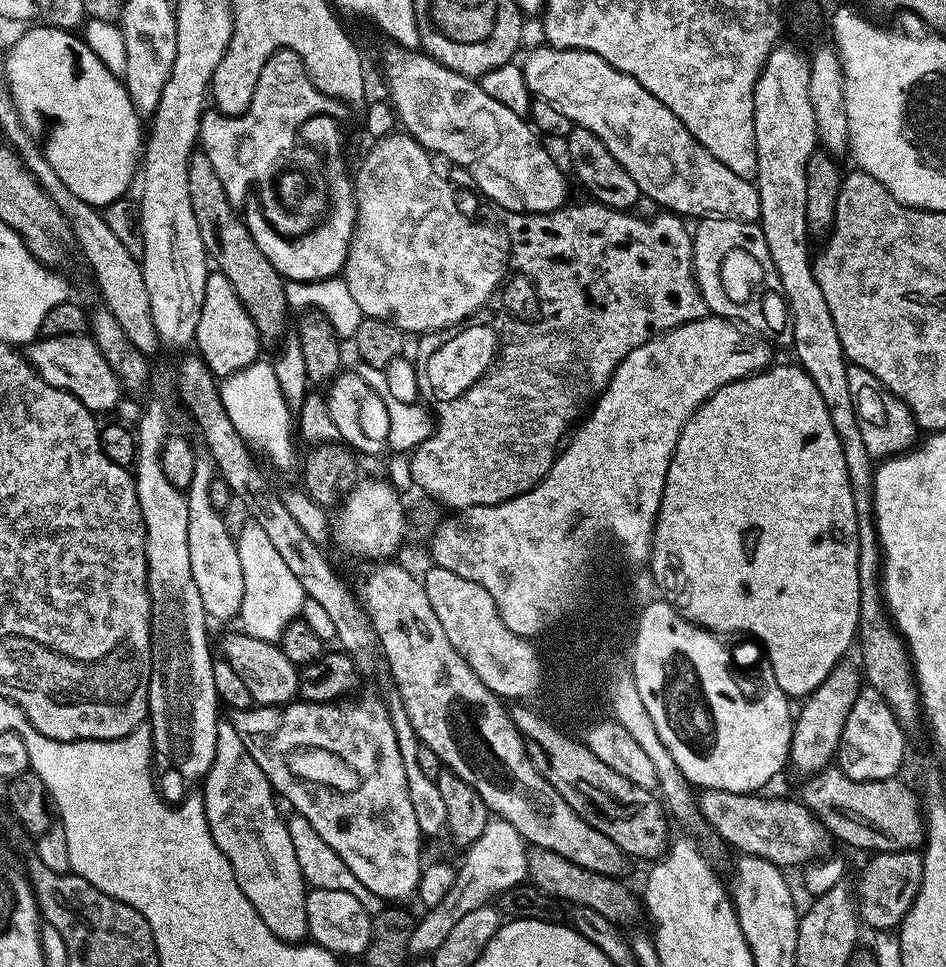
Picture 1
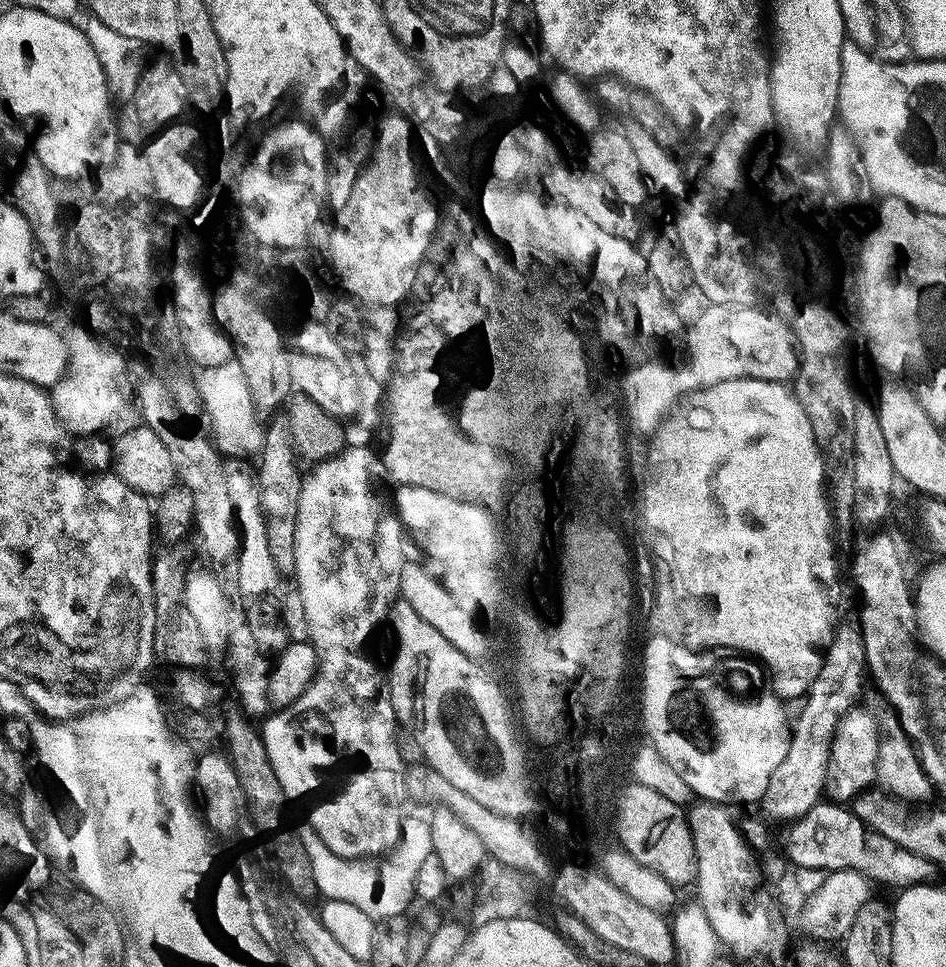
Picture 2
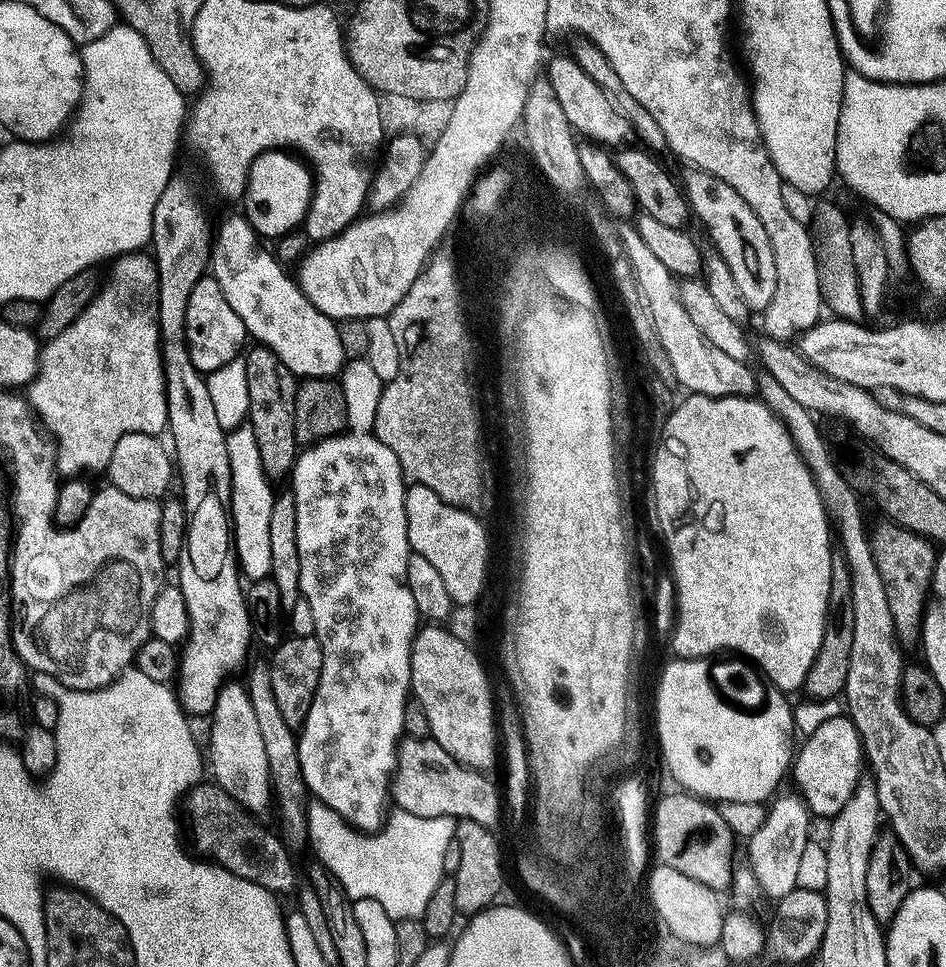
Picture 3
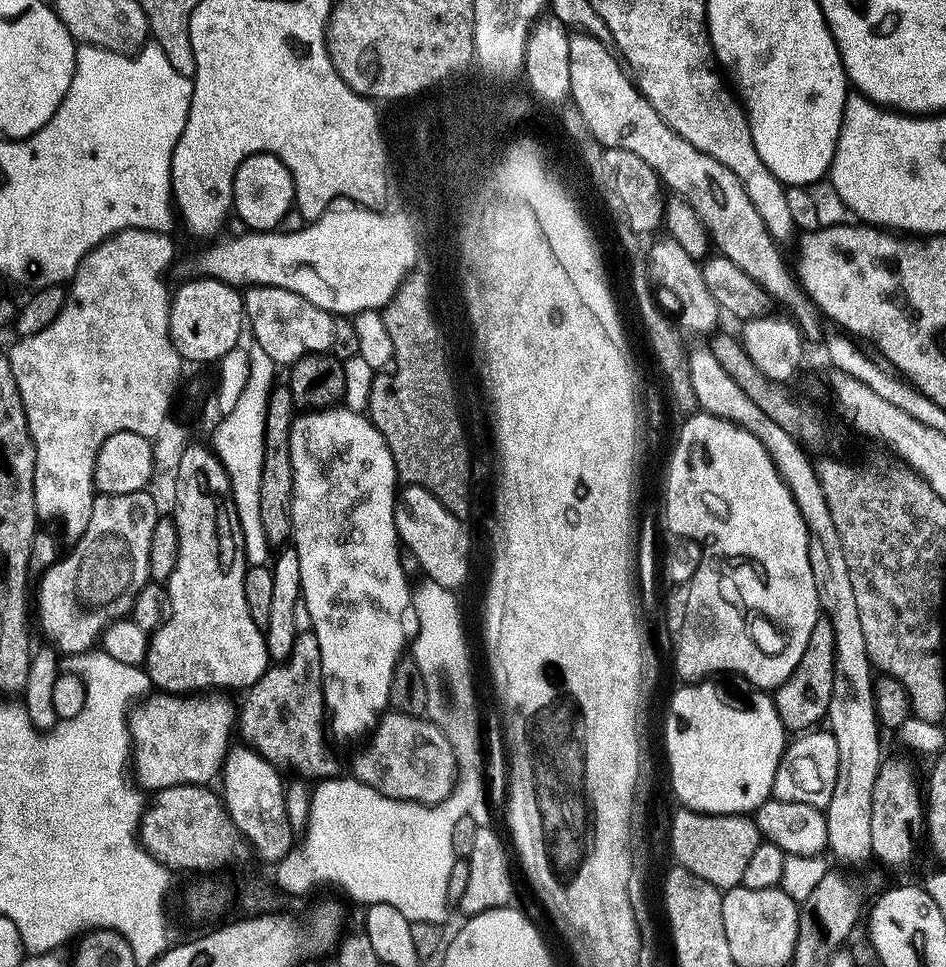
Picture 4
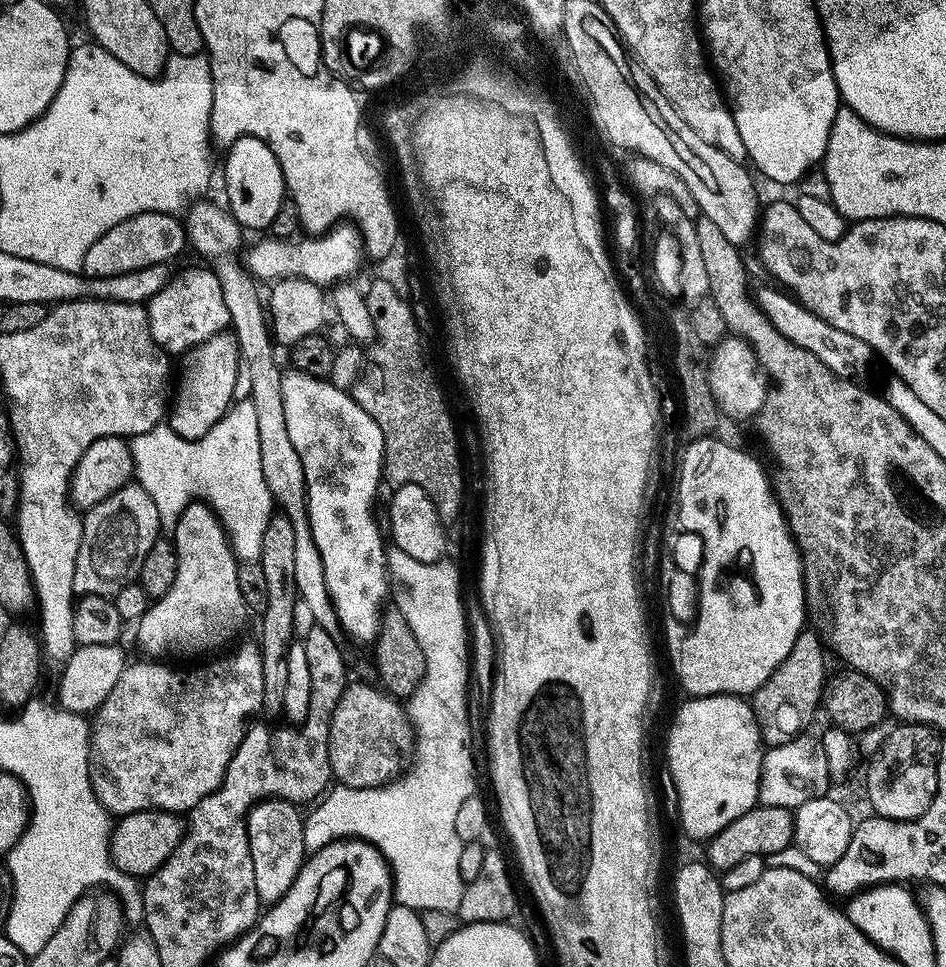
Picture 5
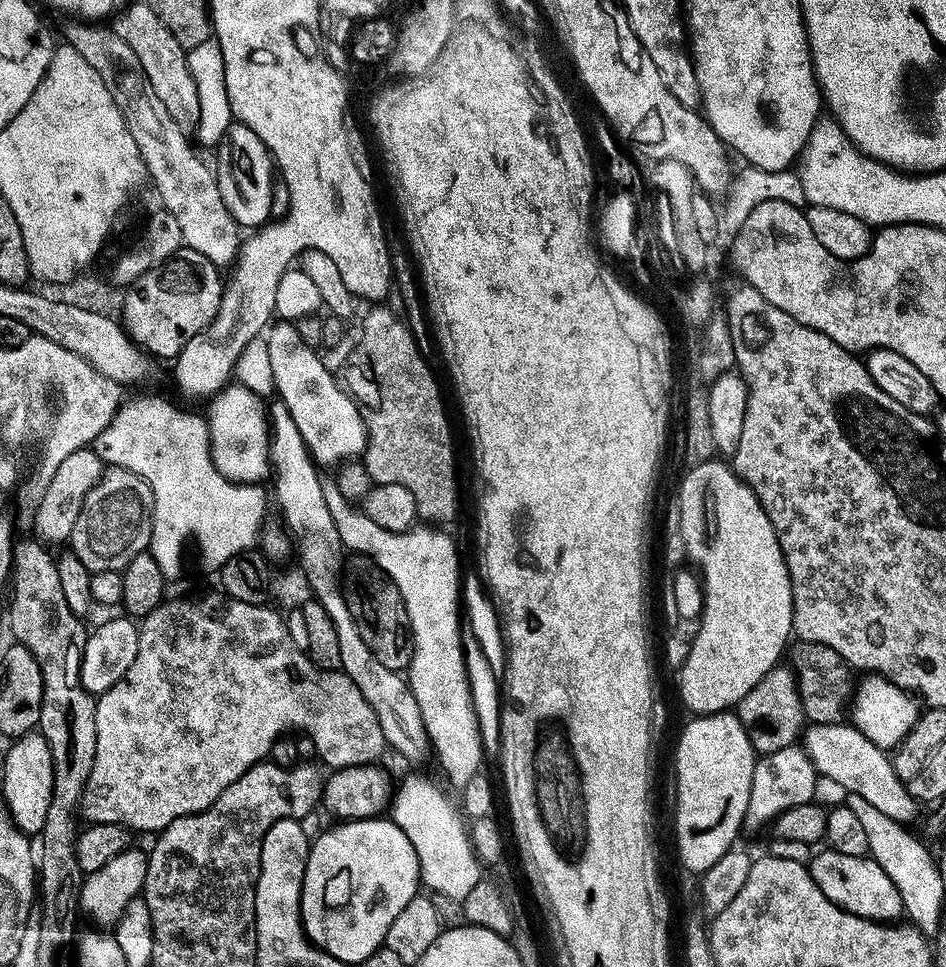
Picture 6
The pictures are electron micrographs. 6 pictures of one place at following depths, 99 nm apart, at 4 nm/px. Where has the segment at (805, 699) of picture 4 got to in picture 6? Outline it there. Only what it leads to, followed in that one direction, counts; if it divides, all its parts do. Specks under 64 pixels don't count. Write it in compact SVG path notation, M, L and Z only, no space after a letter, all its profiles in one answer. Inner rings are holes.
M777 666L737 705L736 715L747 730L752 748L759 757L795 747L807 723L795 672L791 667Z

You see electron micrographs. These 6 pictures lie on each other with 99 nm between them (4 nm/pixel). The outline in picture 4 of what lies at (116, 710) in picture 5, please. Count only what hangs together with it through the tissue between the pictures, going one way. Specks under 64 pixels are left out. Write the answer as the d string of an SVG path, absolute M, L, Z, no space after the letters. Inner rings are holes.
M152 694L143 702L137 703L131 709L128 716L128 730L134 745L134 780L141 789L147 790L149 788L152 794L166 790L167 788L177 788L178 786L186 786L187 784L199 784L201 786L211 785L212 779L221 775L225 760L229 754L230 742L232 732L234 736L234 727L238 722L238 708L237 705L232 705L230 701L223 700L223 695L220 694L197 694L197 695L167 695L167 694Z

